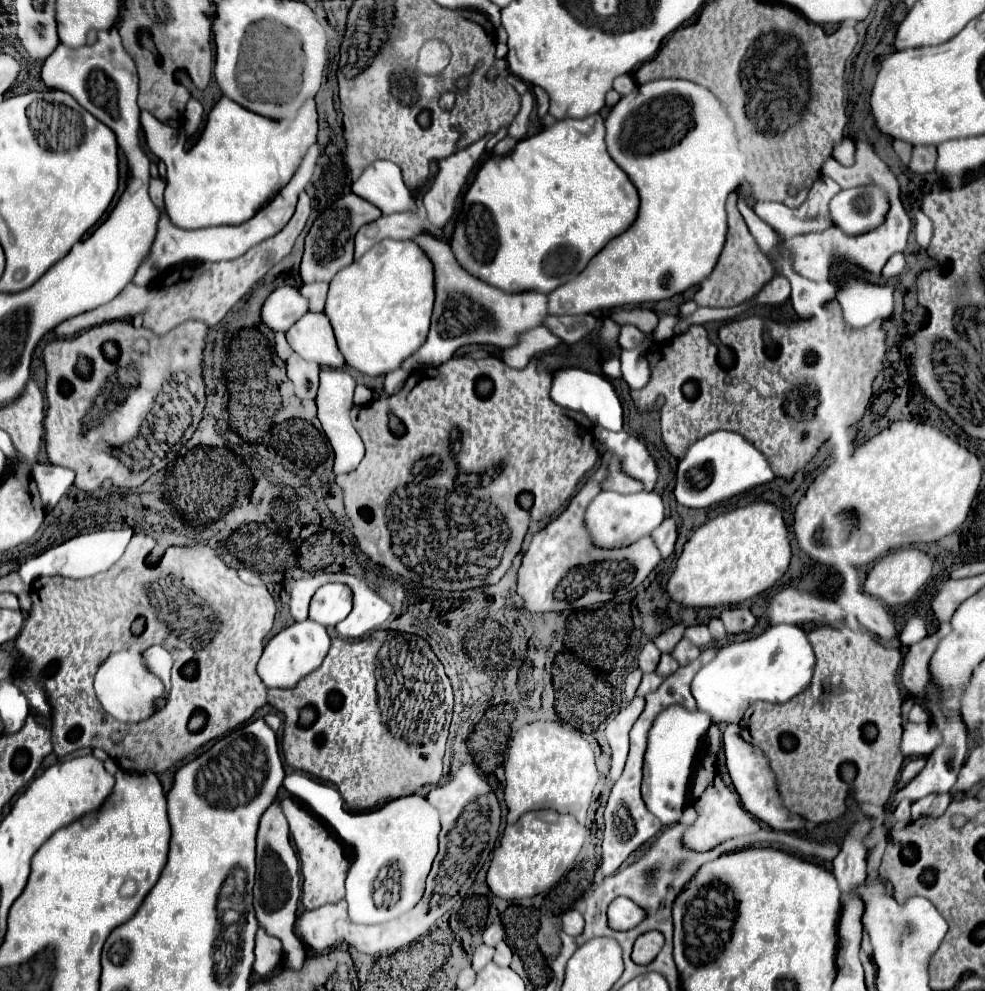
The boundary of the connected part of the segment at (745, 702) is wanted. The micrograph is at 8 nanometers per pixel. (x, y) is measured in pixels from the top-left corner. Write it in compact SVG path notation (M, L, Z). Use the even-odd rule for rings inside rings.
M775 625L753 639L725 645L717 659L707 663L693 677L691 693L697 707L705 711L713 723L733 723L739 721L745 709L755 701L785 703L801 693L811 681L813 665L815 655L805 631L797 625Z

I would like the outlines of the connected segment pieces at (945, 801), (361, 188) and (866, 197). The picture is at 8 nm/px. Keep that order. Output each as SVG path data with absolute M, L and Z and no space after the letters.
M933 793L933 795L927 795L919 801L913 803L913 819L919 819L921 815L931 815L931 817L939 817L945 813L947 805L951 803L951 793Z
M375 161L373 165L369 165L363 171L363 175L353 183L351 189L359 197L375 203L381 211L409 211L411 207L415 207L413 205L413 193L401 179L401 169L391 161Z
M865 185L855 189L839 191L831 199L831 217L833 223L849 235L867 233L879 227L885 221L889 211L889 199L881 187Z

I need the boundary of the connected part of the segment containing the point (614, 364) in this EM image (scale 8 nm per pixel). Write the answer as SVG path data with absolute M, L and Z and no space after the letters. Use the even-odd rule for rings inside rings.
M611 357L611 359L603 361L601 371L603 371L607 377L611 377L611 379L621 379L621 377L623 377L623 375L621 375L621 369L619 369L619 359L617 359L617 357Z

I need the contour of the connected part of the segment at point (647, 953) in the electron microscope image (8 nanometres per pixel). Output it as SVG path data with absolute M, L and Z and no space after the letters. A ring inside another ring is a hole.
M649 931L649 933L643 933L637 937L631 957L635 963L647 965L647 963L651 963L651 959L655 959L655 955L661 951L661 947L663 947L663 935Z

